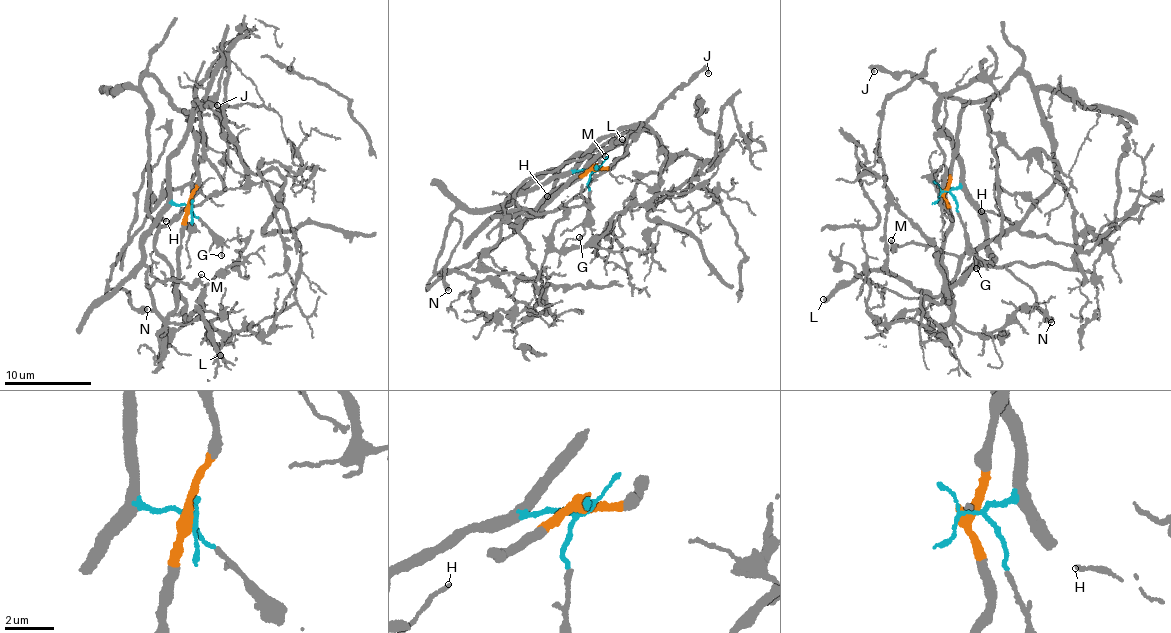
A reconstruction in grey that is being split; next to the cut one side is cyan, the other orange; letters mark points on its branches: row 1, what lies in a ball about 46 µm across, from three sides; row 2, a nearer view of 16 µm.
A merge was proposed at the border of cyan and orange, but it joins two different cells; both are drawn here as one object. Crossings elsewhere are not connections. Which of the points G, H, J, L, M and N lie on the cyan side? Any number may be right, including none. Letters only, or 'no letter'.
G, M, N

